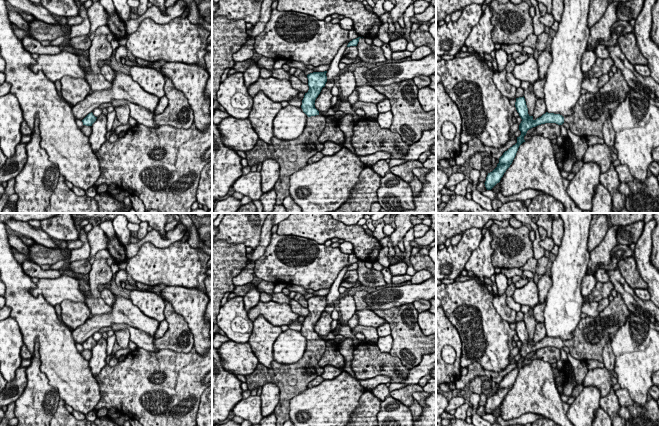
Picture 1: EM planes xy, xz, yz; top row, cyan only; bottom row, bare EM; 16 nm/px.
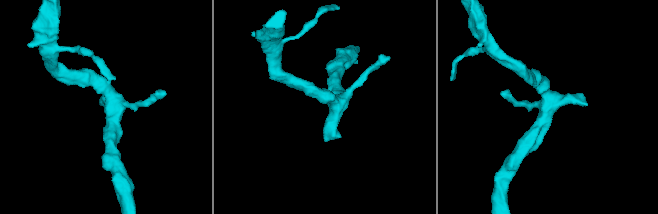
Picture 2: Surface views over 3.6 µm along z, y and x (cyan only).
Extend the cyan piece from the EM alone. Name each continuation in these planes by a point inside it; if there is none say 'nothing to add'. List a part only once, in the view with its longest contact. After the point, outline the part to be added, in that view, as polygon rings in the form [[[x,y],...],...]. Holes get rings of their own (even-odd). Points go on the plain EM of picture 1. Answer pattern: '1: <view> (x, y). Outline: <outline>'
1: xz (292, 379). Outline: [[[326,340],[307,341],[306,350],[299,361],[293,364],[273,361],[270,367],[258,363],[255,370],[245,376],[250,391],[266,383],[274,383],[279,387],[280,400],[274,410],[276,426],[283,426],[289,420],[290,400],[305,391],[313,379],[323,374],[324,369],[319,366],[319,360],[325,350]]]

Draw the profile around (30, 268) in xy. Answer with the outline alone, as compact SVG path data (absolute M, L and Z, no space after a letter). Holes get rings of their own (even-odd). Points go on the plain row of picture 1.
M26 259L22 263L22 268L23 268L23 271L25 272L25 274L30 276L31 278L55 279L62 275L59 270L54 270L54 269L42 270L41 266L34 263L30 259Z

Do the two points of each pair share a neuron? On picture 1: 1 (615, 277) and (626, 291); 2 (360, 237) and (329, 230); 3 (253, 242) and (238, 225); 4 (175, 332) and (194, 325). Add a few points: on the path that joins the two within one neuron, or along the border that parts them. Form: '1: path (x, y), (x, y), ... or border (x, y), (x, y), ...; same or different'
1: path (617, 280), (623, 288); same
2: path (352, 234), (337, 230); same
3: path (251, 238), (242, 229); same
4: border (174, 309), (187, 323), (193, 336), (194, 345); different

